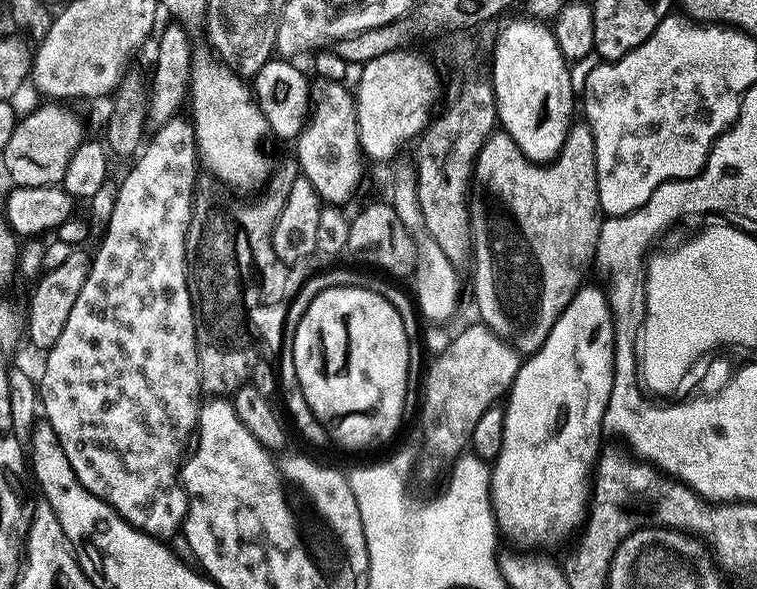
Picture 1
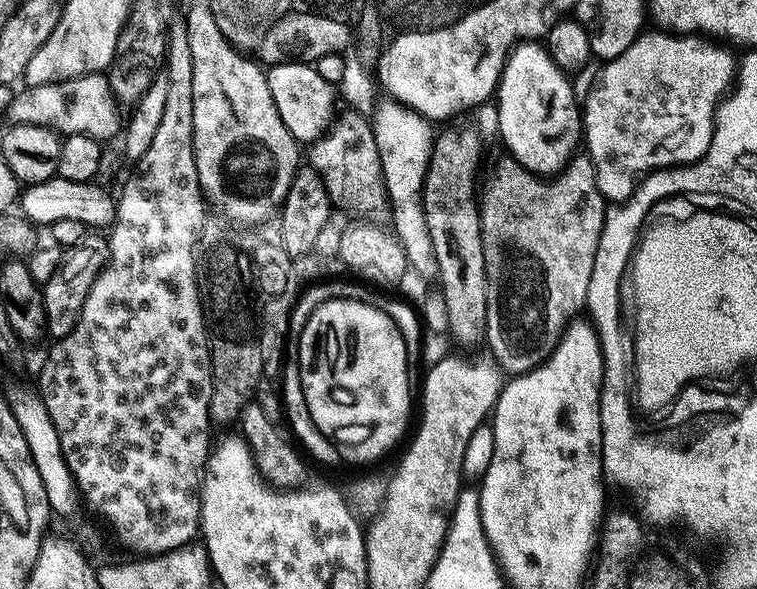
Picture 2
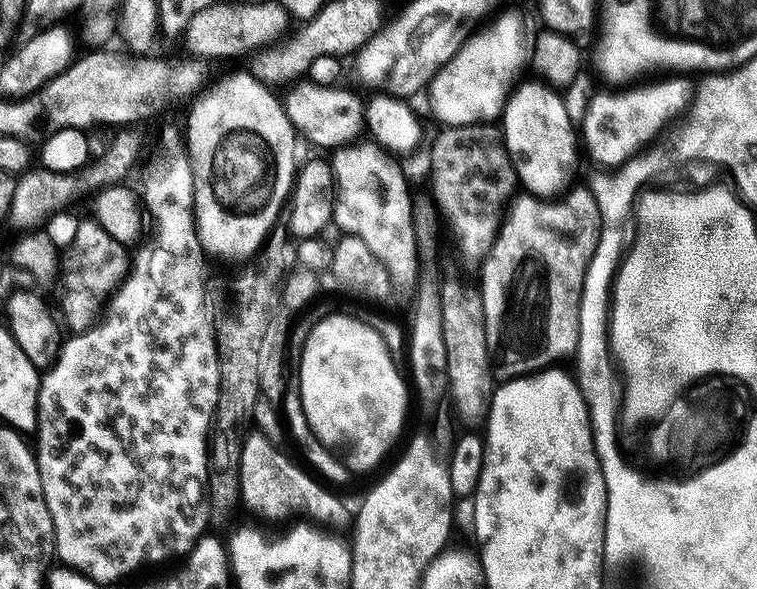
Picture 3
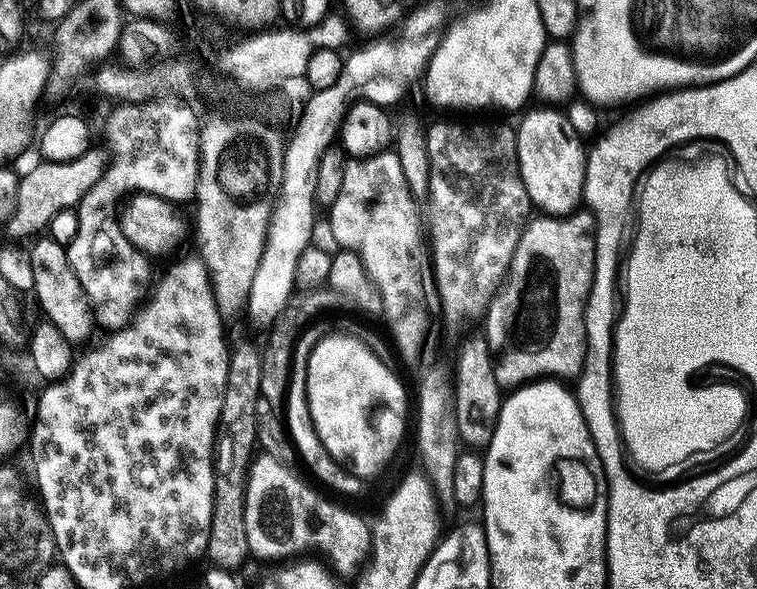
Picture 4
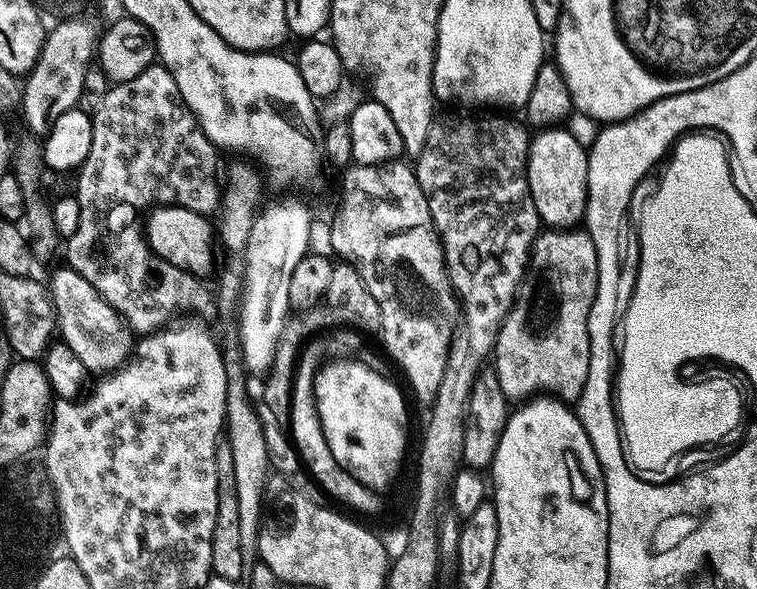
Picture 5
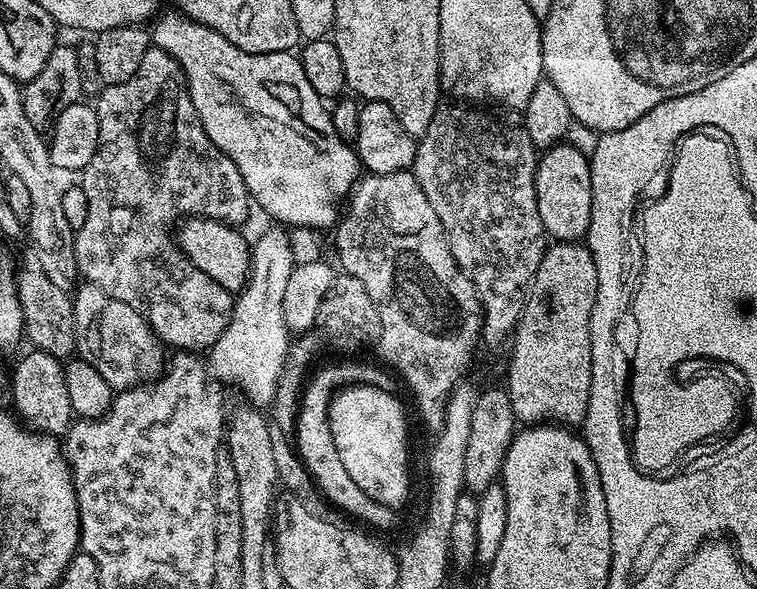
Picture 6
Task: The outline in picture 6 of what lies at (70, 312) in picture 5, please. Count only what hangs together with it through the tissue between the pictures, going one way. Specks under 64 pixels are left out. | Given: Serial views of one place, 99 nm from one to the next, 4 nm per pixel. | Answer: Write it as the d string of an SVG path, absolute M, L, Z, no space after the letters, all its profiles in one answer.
M81 283L73 293L74 346L79 359L90 363L115 391L151 383L166 368L165 347L144 316L132 306L112 299L100 287Z

